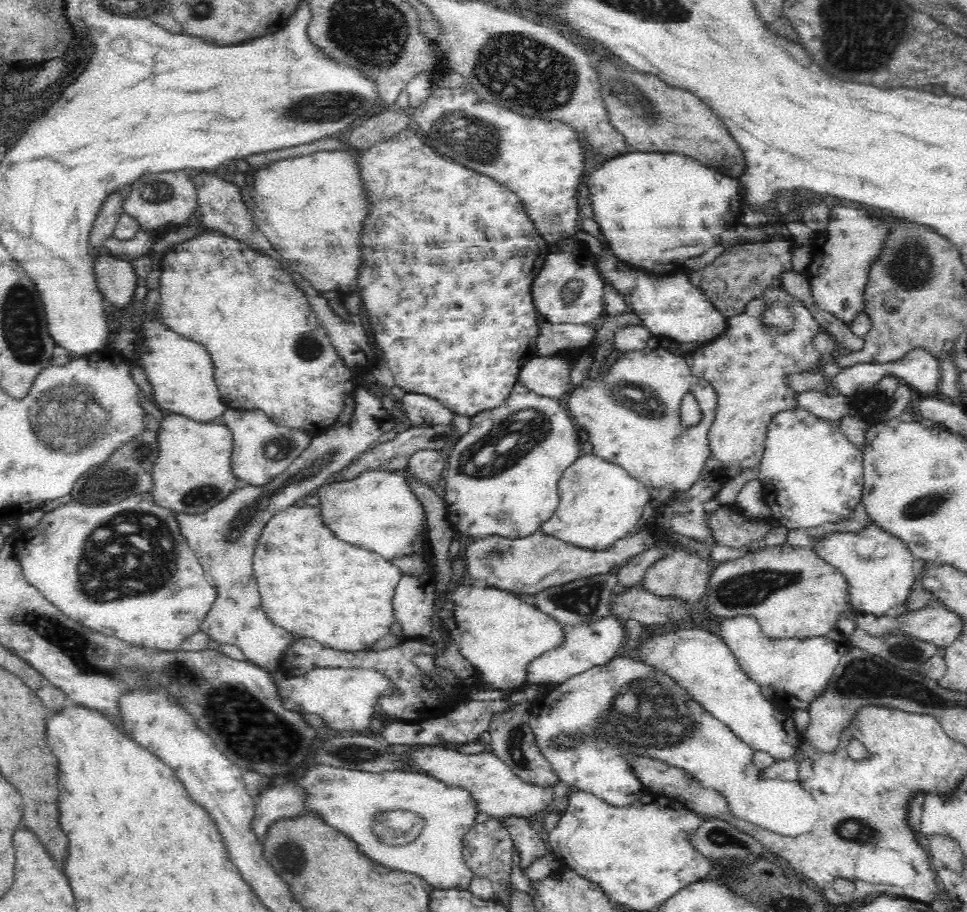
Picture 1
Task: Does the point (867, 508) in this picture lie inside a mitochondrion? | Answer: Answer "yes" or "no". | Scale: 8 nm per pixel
no

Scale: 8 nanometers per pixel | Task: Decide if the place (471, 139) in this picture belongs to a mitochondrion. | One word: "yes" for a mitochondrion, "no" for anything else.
yes

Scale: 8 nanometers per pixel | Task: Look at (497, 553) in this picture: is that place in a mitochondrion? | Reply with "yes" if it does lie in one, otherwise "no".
yes

